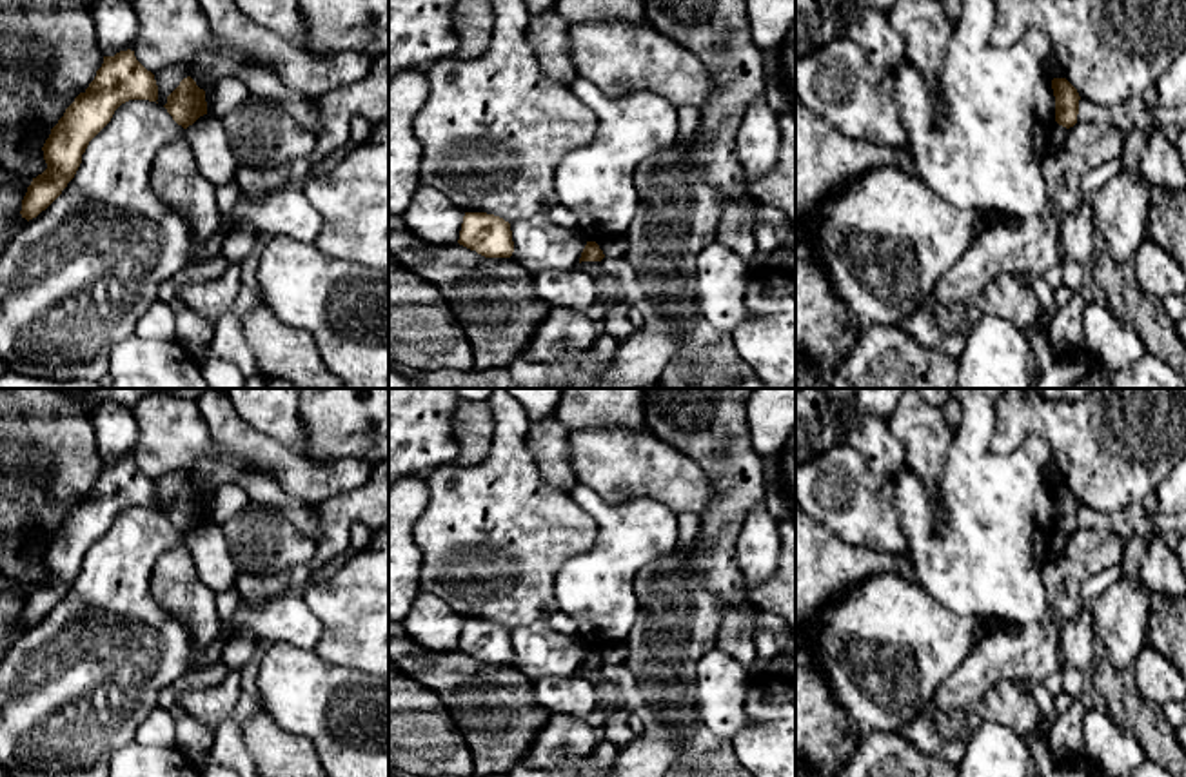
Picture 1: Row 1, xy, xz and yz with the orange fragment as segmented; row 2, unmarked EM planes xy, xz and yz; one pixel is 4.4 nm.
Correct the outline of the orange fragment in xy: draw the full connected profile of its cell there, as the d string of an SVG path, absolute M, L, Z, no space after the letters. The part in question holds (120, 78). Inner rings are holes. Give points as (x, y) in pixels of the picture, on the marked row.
M131 49L104 56L94 80L51 129L42 147L47 169L27 187L22 200L22 218L27 221L36 218L62 194L74 178L89 142L129 100L158 100L154 74L136 60Z

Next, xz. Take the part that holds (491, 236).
M465 212L458 243L485 258L510 258L514 252L510 223L487 212Z

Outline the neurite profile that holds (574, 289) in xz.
M578 267L534 274L532 290L550 309L572 309L581 314L598 300L596 281Z

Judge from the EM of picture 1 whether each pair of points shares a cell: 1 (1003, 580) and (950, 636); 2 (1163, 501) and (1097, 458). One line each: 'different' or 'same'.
1: different
2: different

